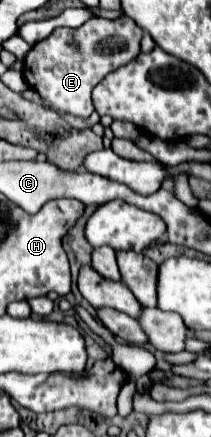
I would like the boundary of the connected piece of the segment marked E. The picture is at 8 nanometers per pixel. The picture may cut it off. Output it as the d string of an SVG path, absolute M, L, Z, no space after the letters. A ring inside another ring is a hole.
M122 16L120 22L92 18L78 30L56 28L48 38L32 46L30 54L24 60L24 78L28 86L40 94L48 110L56 112L58 116L72 114L86 120L94 112L94 86L120 64L126 64L140 54L140 38L142 28L128 16ZM116 44L120 44L120 54L116 52ZM128 54L132 54L132 58L124 60L124 56Z

